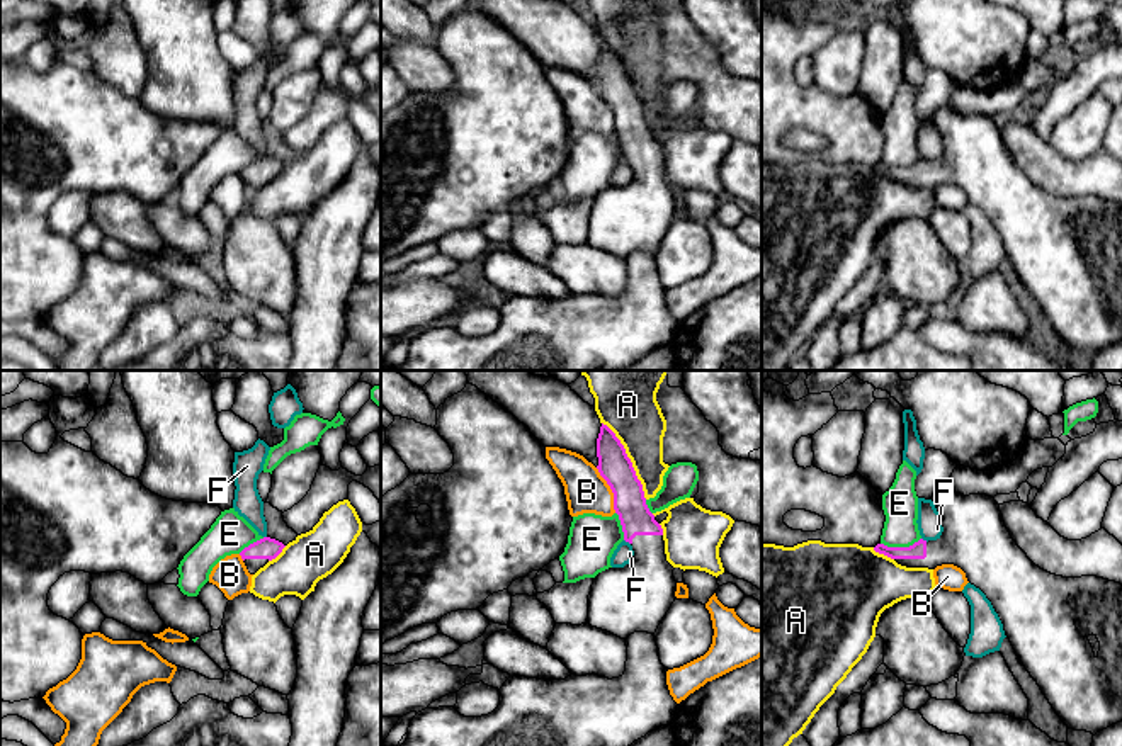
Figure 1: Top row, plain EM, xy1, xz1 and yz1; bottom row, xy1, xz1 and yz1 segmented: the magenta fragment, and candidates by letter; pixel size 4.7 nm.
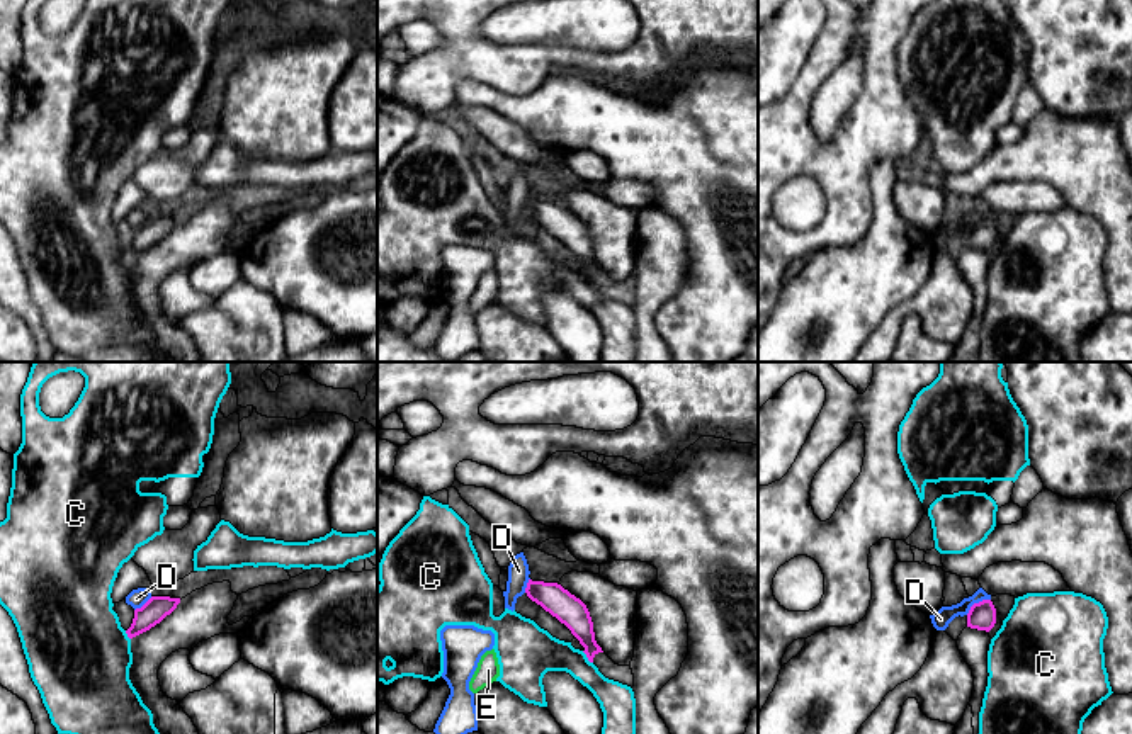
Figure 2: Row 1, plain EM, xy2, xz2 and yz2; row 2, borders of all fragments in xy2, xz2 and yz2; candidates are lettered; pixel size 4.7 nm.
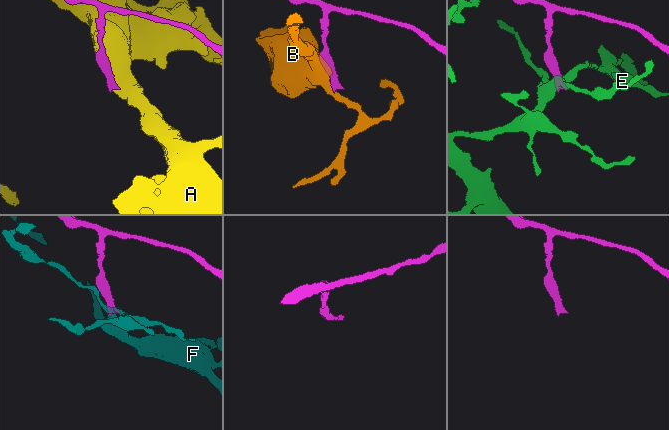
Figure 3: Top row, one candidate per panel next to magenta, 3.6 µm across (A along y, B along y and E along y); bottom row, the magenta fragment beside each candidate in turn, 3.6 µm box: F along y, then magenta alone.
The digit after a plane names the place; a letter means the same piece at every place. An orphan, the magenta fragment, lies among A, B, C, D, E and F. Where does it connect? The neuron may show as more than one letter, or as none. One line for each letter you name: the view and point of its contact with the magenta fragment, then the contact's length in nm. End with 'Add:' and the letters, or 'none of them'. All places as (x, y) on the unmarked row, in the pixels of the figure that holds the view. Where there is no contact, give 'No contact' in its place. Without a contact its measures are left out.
Add: none of them

